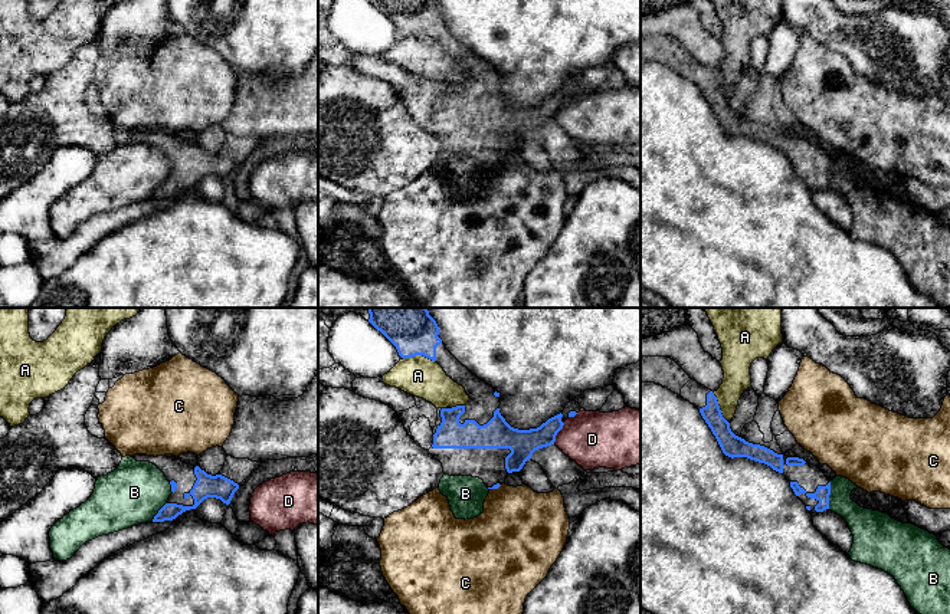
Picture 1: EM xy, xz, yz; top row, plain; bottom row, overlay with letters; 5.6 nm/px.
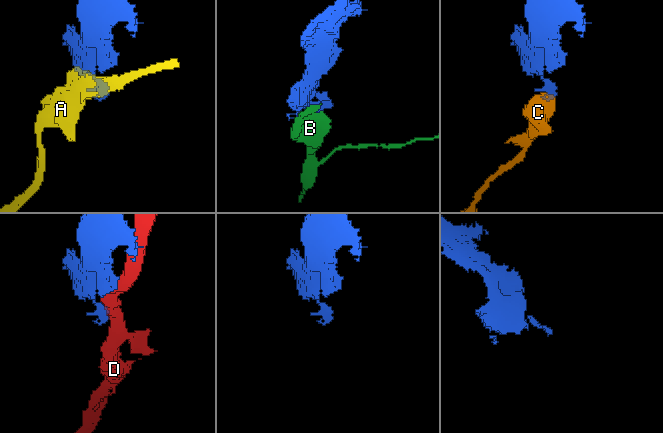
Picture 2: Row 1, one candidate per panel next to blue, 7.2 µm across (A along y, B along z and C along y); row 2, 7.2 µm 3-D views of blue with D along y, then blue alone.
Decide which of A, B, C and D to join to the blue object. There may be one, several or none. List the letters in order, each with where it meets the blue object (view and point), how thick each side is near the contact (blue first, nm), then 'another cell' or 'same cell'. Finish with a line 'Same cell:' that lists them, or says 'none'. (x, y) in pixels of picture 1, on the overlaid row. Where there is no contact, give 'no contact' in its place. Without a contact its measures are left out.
A: xz (419, 354) | 300/220 nm | another cell
B: yz (829, 493) | 80/160 nm | another cell
C: xz (495, 488) | 30/420 nm | another cell
D: xz (557, 432) | 160/320 nm | another cell
Same cell: none

